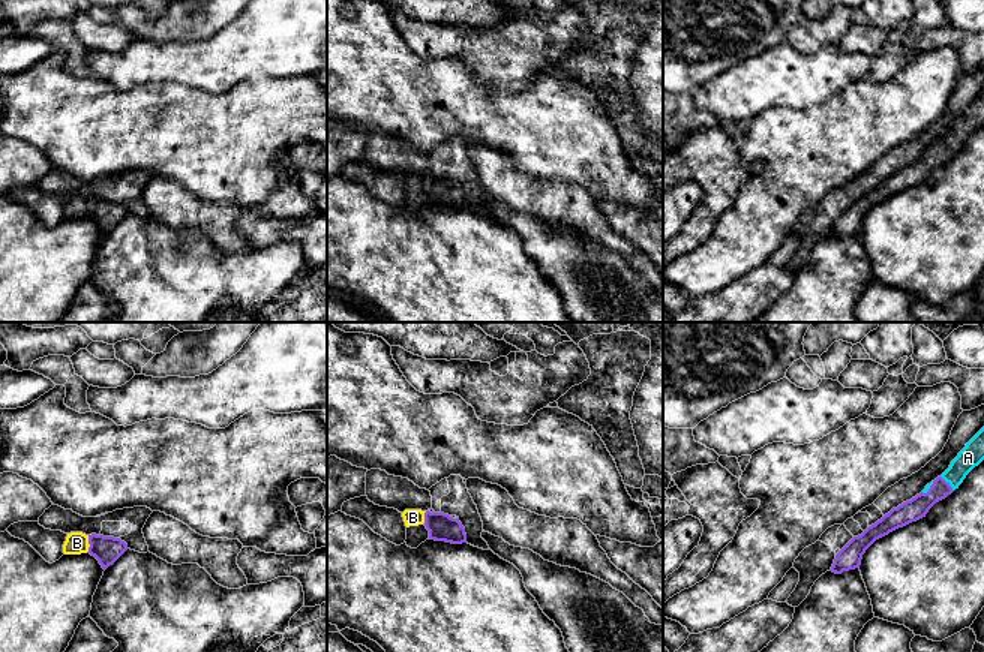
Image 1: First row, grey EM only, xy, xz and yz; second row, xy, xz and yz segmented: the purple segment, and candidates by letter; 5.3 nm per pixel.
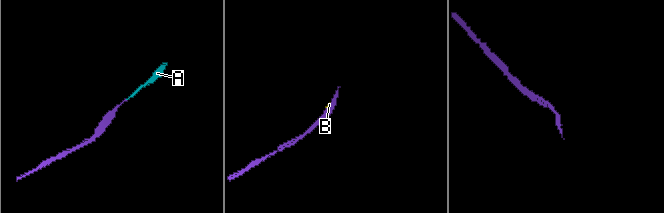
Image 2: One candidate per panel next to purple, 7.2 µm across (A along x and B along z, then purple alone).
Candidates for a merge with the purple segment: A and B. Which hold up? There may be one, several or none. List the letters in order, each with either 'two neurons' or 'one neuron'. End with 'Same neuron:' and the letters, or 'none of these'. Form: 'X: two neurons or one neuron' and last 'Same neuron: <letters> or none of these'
A: one neuron
B: one neuron
Same neuron: A, B

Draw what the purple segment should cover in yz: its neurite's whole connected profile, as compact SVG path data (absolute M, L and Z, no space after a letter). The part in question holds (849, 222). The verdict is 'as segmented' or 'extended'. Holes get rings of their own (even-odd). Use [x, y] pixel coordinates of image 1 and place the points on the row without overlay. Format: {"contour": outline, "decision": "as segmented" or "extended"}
{"contour": "M984 91L966 108L950 132L926 153L892 172L874 189L868 190L861 199L854 201L837 219L830 235L842 238L843 235L860 232L862 219L879 202L890 196L916 186L928 177L939 165L951 159L963 147L966 139L984 124Z", "decision": "extended"}

